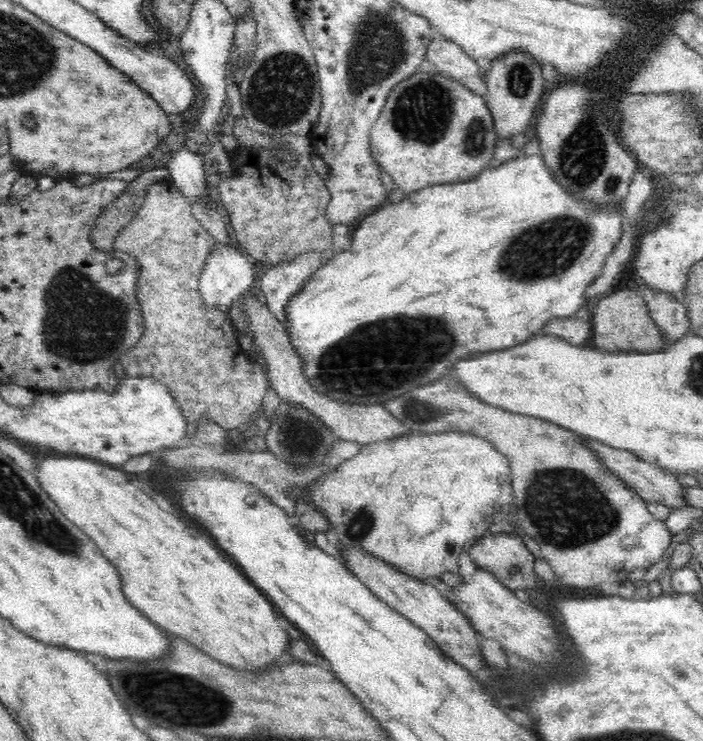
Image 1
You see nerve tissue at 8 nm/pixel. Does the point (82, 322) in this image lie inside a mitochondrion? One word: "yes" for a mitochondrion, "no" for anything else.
yes

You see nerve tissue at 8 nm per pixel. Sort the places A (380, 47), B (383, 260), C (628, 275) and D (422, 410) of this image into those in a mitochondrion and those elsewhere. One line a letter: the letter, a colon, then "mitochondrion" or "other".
A: mitochondrion
B: other
C: other
D: mitochondrion

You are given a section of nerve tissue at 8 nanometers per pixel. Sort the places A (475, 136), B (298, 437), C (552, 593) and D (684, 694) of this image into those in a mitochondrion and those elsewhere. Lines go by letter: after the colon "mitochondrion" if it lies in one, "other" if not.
A: mitochondrion
B: mitochondrion
C: other
D: other

